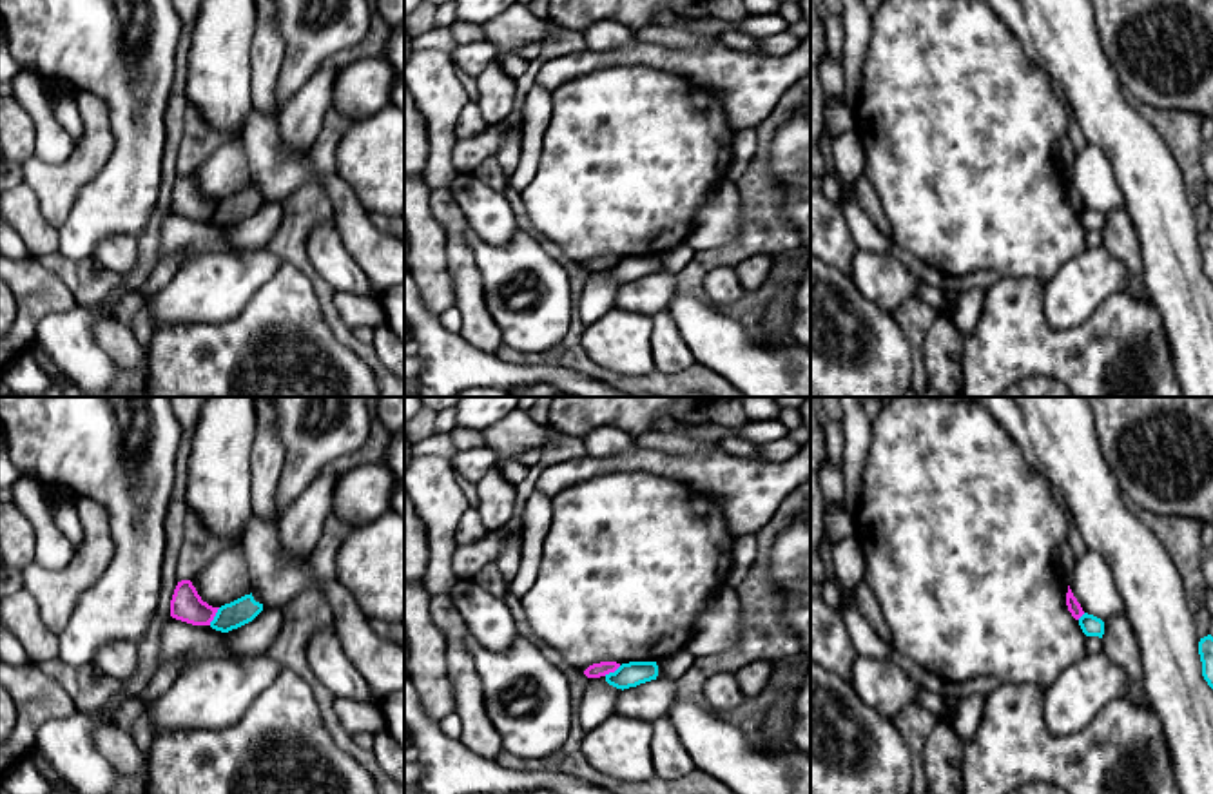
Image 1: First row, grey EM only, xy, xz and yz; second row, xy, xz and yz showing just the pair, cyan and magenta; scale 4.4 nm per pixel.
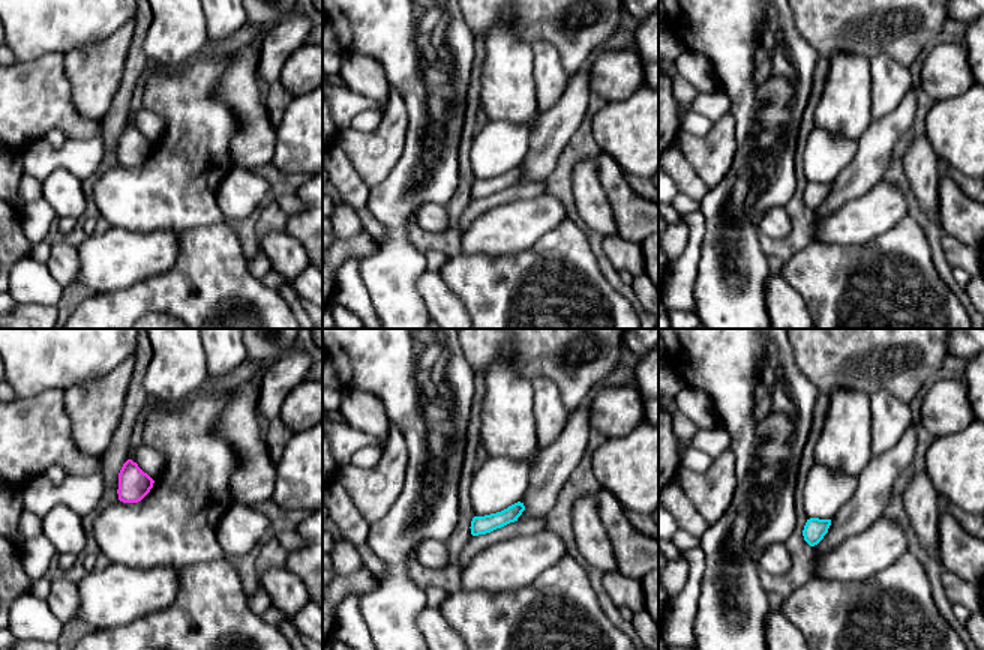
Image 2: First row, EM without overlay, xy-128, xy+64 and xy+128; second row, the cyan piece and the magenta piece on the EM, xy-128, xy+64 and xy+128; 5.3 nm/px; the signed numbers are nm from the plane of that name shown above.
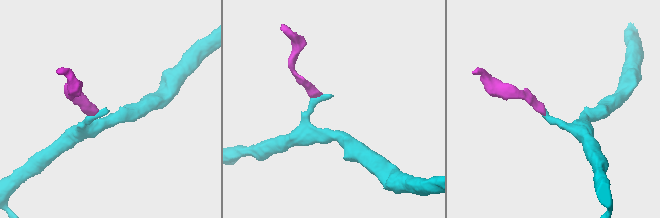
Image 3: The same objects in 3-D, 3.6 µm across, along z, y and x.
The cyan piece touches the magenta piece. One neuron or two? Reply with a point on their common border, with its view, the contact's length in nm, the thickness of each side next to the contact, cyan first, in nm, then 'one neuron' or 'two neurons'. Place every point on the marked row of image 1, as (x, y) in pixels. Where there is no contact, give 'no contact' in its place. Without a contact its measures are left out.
meets cyan in xy at (214, 617); contact 90 nm long; 120 nm thick on the cyan side, 140 nm on the other; two neurons

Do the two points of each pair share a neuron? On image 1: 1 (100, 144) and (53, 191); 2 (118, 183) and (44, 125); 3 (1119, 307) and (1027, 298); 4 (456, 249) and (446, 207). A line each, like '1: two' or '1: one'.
1: one
2: two
3: one
4: one

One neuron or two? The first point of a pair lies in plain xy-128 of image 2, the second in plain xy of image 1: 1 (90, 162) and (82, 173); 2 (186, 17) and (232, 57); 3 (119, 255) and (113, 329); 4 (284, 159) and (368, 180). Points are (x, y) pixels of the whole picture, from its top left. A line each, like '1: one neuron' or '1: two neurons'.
1: two neurons
2: one neuron
3: two neurons
4: one neuron

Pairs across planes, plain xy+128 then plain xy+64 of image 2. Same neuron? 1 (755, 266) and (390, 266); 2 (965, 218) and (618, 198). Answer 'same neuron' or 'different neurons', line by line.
1: same neuron
2: same neuron

